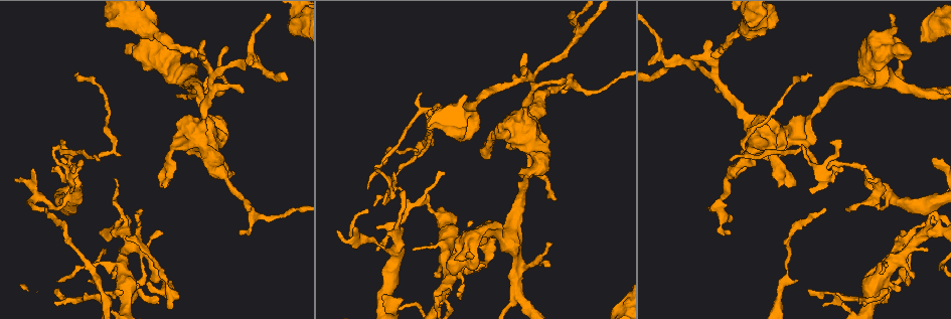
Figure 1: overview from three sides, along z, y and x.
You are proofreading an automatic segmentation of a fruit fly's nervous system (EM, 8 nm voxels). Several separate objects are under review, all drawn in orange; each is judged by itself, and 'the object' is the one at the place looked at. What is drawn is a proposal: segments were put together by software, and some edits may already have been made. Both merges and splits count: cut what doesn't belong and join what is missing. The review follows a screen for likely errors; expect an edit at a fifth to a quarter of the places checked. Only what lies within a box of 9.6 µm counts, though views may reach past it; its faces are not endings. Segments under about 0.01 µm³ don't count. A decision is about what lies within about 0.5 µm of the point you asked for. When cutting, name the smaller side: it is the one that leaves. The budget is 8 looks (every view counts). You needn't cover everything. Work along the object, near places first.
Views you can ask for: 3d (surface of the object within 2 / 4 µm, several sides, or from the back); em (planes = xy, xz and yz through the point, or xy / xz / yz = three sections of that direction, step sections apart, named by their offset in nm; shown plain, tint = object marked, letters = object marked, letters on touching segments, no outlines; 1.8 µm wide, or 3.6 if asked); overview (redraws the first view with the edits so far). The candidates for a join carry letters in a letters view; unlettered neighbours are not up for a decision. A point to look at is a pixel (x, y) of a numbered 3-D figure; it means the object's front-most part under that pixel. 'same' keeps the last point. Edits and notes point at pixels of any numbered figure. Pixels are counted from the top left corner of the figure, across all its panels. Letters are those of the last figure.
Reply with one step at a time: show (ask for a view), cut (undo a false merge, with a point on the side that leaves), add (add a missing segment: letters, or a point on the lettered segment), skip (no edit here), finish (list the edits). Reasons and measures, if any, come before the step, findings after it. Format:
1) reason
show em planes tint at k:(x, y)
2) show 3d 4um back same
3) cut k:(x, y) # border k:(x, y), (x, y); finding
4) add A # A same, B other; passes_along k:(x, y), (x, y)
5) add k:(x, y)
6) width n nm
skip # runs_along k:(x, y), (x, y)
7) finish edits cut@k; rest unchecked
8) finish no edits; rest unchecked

calibre changes
show em xz step 4 letters at 1:(75, 178)

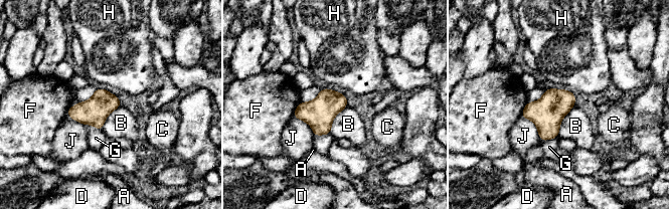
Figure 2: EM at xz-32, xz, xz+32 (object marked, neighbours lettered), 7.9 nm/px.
skip # A other, B other, C other, D other, F other, G other, H other, J other; border 2:(573, 106), (561, 120), (557, 137); one neuron here

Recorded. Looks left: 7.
branch point
show em 3.6um planes letters at 1:(249, 212)

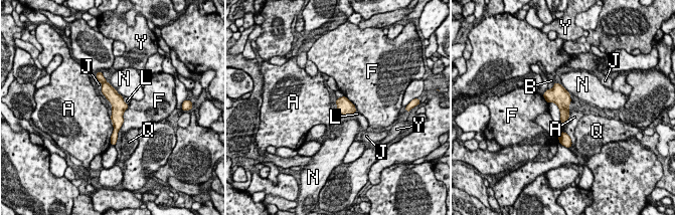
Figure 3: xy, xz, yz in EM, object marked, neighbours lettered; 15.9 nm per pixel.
skip # A other, B other, F other, J other, L other, N other, Q other, Y other; border 3:(556, 136), (564, 132), (571, 139); all the same neuron

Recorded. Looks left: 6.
free end
show em xz step 8 tint at 1:(706, 40)

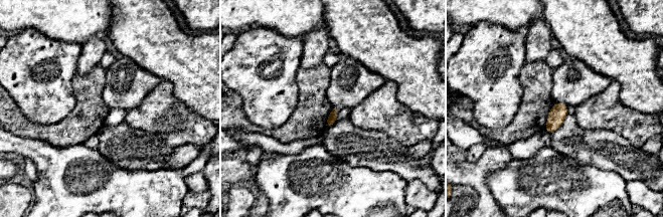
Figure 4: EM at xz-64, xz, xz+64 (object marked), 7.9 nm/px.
another direction
show em planes letters same

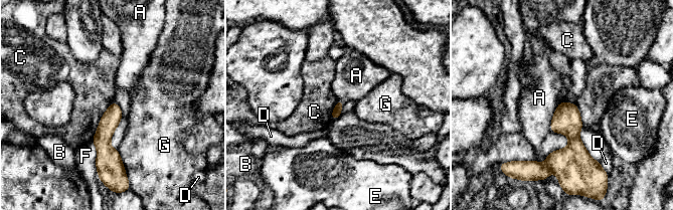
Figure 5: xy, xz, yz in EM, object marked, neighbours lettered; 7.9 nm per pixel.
skip # A other, B other, C other, D other, E other, F other, G other; none of them fits

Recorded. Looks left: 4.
finish no edits; rest unchecked

